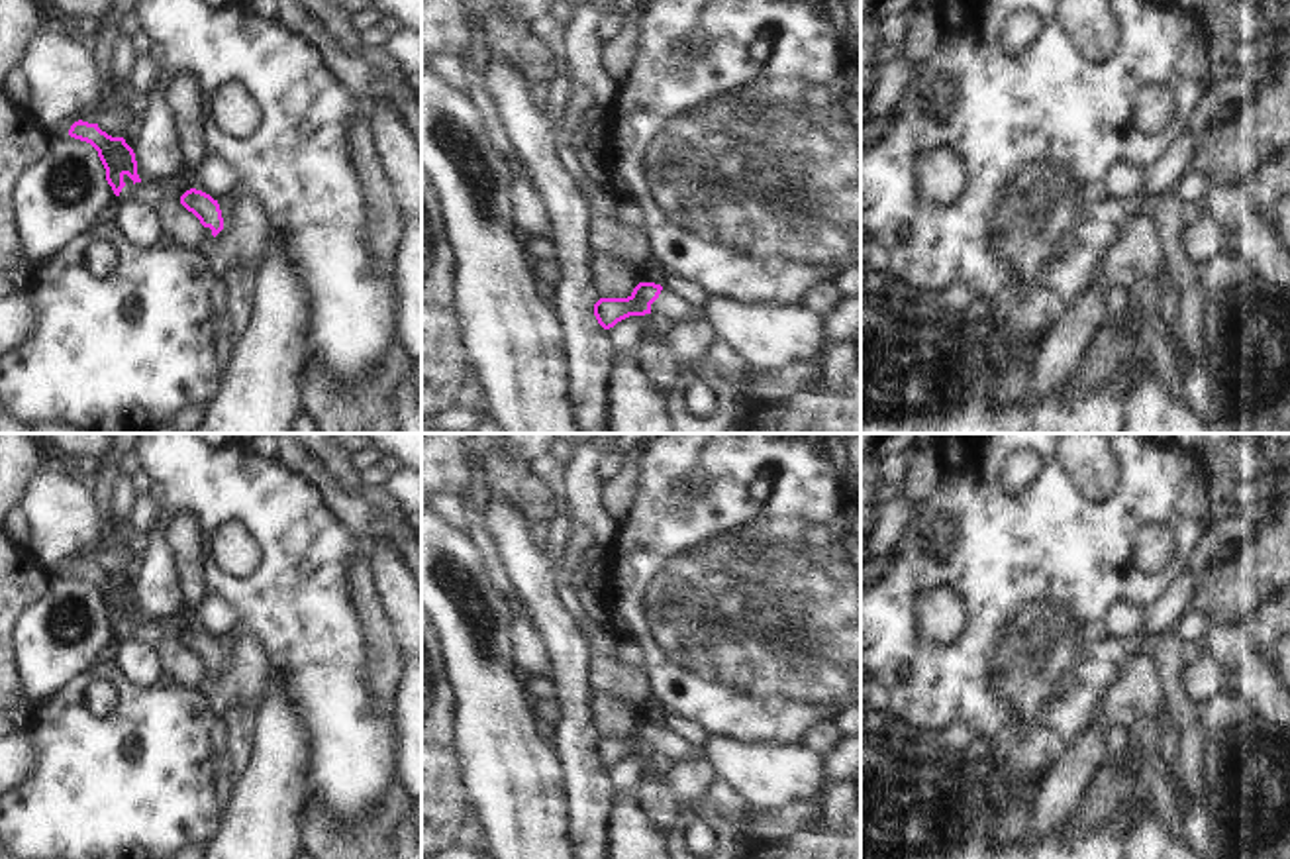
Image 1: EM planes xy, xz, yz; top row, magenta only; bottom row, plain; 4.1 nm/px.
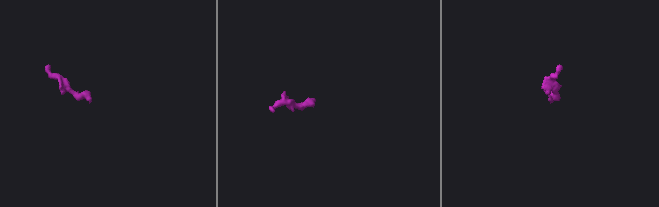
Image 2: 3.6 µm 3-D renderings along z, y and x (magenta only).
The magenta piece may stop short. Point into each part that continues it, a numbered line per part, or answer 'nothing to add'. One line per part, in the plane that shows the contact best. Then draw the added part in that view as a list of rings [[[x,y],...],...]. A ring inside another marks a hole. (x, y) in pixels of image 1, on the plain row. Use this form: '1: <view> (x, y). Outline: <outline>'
1: xz (669, 748). Outline: [[[663,728],[659,737],[651,743],[651,757],[663,767],[682,761],[690,755],[706,757],[702,747],[690,745],[686,739],[682,739],[669,728]]]

